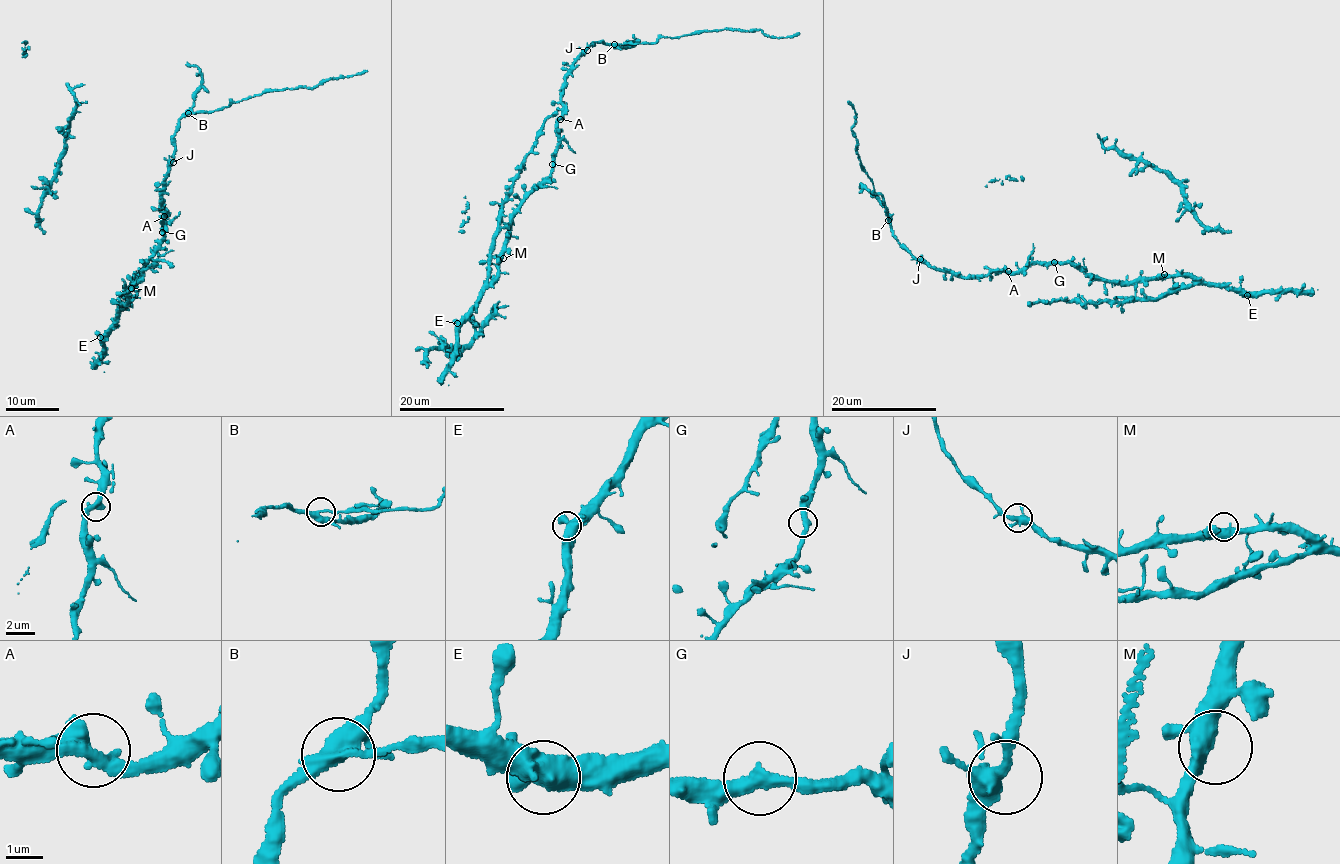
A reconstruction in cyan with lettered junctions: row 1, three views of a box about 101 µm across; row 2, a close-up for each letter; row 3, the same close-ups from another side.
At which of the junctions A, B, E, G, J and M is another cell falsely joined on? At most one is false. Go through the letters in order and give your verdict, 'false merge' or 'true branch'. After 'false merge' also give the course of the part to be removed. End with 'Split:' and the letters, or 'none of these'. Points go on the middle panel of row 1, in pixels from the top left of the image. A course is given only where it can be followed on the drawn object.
A: true branch
B: false merge; foreign part runs (614, 43), (655, 42), (660, 37), (727, 29), (760, 29), (770, 37), (799, 33)
E: true branch
G: true branch
J: true branch
M: true branch
Split: B

